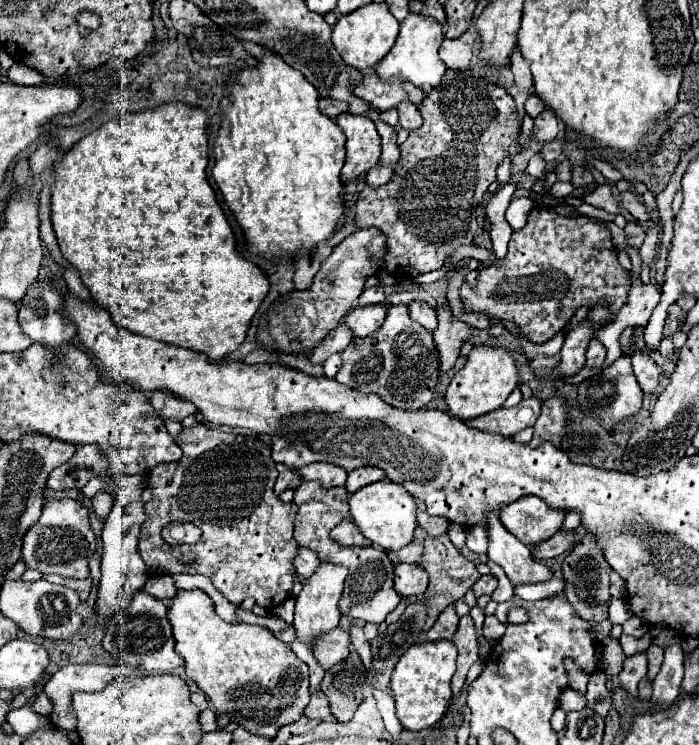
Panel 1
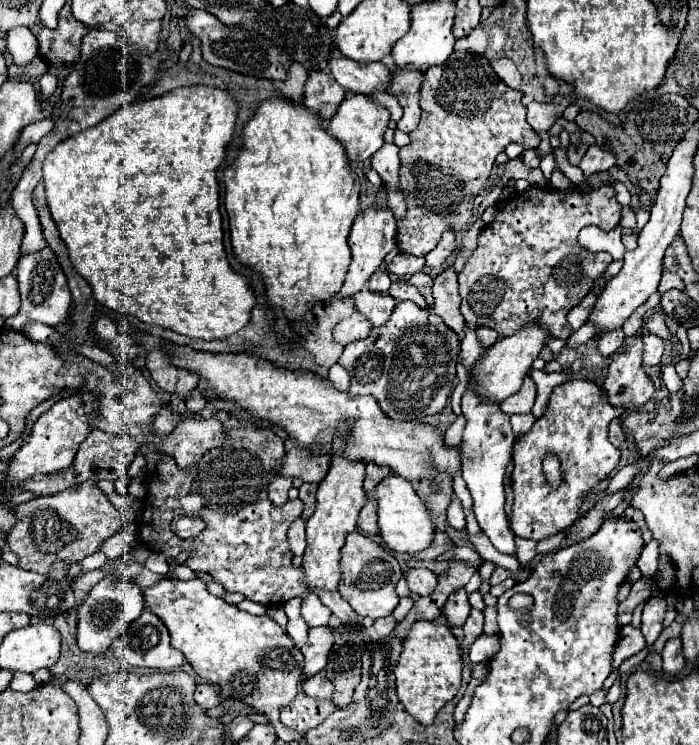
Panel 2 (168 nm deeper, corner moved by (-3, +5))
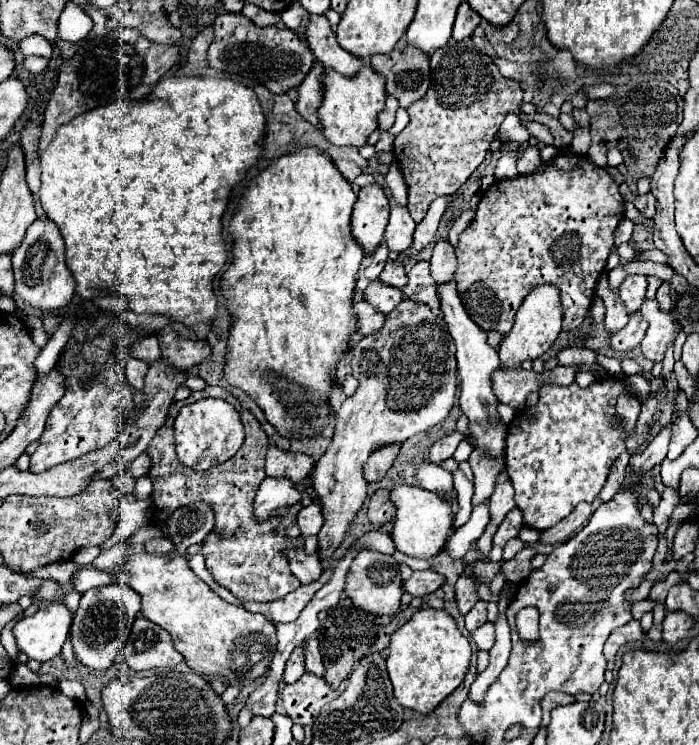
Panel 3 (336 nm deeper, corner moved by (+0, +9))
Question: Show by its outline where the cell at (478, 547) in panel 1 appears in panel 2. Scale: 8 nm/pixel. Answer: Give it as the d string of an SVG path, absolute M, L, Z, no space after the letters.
M459 472L453 478L453 493L461 500L462 507L466 515L472 509L472 498L470 492L468 491L466 484L462 478L461 472Z

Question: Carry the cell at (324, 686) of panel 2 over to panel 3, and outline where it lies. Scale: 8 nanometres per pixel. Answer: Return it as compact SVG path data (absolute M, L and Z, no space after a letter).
M305 638L303 650L305 650L305 668L307 668L307 672L323 676L325 668L323 668L323 662L321 662L321 652L319 652L319 646L317 646L317 638Z

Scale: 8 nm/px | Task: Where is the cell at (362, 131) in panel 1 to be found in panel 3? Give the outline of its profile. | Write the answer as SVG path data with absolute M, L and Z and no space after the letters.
M361 66L357 74L343 76L333 70L323 72L323 100L317 118L325 138L335 146L363 146L373 130L377 130L377 114L385 104L385 78L371 66Z

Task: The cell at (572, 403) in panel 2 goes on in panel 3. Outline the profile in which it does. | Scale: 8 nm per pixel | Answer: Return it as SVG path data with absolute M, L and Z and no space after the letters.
M621 376L595 380L587 388L579 388L575 382L569 386L543 384L539 402L515 412L505 438L505 470L515 488L515 504L523 512L525 526L547 530L569 516L579 502L593 502L607 480L611 464L625 450L625 440L633 434L639 414L641 402L627 390Z

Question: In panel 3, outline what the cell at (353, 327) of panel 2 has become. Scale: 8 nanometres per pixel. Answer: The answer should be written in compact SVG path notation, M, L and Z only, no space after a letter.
M359 300L355 304L355 310L359 316L359 334L363 334L363 336L377 332L385 322L385 314L365 300Z

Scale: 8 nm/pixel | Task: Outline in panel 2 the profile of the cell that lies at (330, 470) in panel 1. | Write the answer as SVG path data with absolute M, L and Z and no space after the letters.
M290 448L282 460L280 474L318 484L328 474L328 470L330 470L330 456L308 456L308 452L300 448Z

